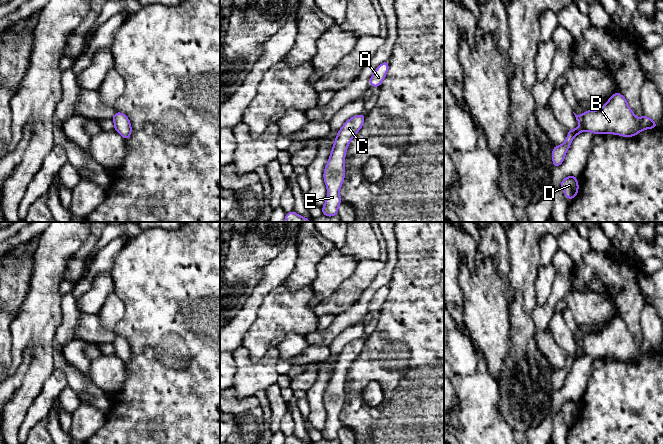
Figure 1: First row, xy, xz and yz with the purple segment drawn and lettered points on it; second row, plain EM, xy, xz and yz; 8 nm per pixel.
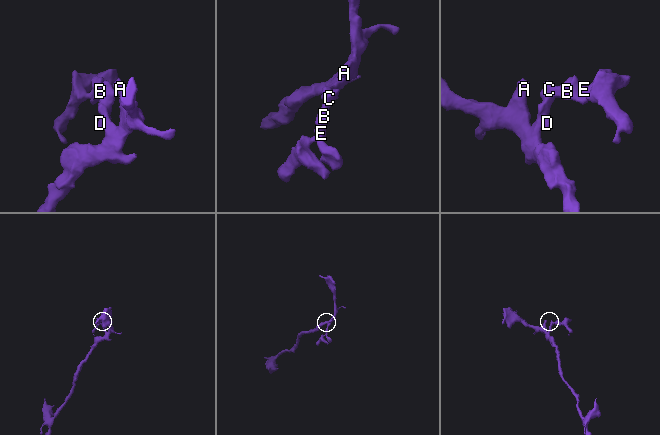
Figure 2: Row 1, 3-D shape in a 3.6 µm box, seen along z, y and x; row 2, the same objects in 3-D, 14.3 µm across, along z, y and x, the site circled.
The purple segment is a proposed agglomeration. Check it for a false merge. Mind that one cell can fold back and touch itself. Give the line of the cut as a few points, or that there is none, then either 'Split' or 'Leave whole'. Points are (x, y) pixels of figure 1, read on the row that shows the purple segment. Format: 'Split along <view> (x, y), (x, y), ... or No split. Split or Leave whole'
No split. Leave whole

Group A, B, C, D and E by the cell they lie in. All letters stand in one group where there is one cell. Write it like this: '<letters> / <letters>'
A B C D E

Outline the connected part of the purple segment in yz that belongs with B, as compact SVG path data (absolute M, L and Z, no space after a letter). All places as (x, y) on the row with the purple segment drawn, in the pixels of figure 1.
M615 92L600 109L587 110L581 115L575 113L574 115L580 126L576 129L569 129L565 142L553 147L552 161L554 168L563 163L574 137L583 131L593 134L634 137L643 130L659 127L645 114L638 119L628 106L626 98L618 92Z

